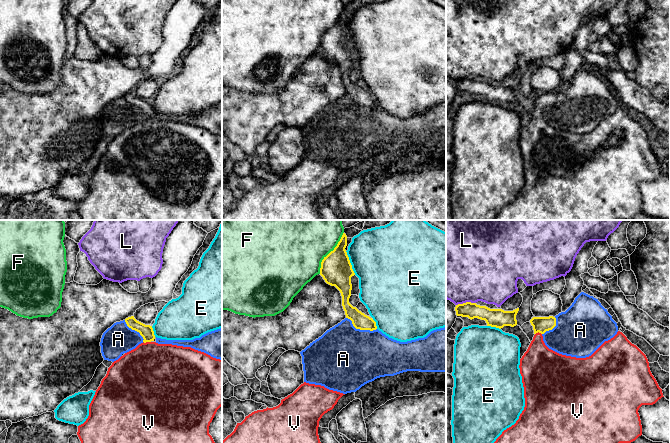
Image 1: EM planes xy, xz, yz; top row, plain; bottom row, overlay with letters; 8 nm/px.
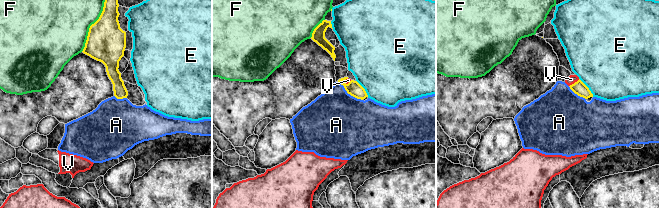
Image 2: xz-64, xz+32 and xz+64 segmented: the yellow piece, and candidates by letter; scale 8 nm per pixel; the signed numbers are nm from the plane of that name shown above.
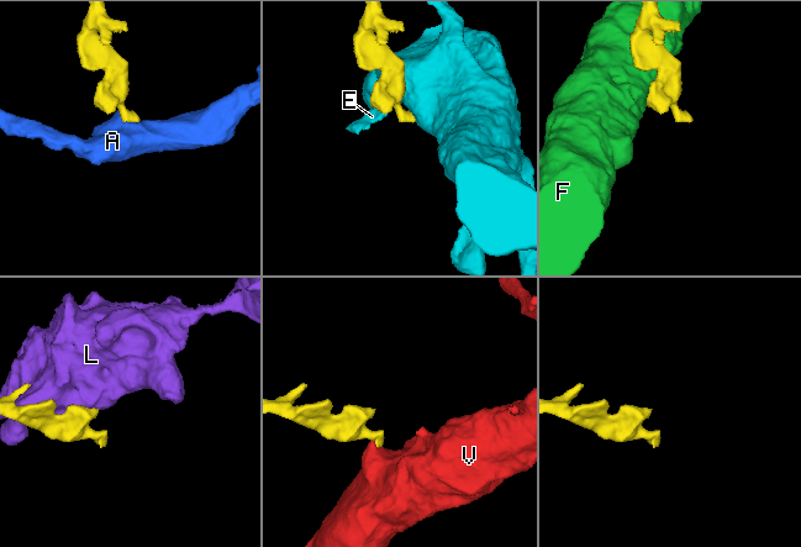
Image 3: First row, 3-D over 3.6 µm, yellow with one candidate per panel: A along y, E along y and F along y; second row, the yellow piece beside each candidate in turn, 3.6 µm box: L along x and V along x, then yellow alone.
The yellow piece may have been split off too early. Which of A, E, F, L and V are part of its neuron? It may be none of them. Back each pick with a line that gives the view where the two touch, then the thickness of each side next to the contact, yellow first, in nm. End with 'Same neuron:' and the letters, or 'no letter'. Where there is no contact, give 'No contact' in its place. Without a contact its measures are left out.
V: Touches yellow in xy. Thickness 110 nm (yellow) against 460 nm
Same neuron: V

